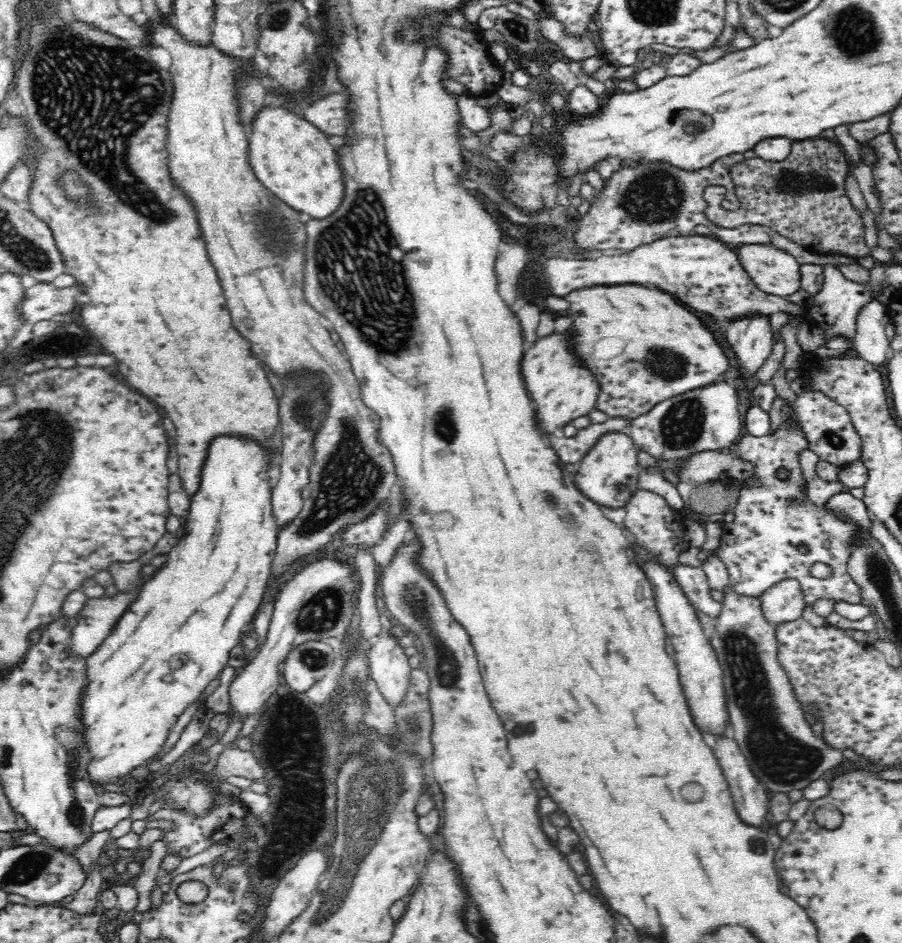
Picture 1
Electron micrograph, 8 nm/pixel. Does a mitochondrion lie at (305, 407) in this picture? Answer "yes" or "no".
yes

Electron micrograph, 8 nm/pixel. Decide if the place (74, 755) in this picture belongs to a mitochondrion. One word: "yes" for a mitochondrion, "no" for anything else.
yes

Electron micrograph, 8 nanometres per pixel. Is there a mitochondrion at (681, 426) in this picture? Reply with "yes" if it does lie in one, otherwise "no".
yes

